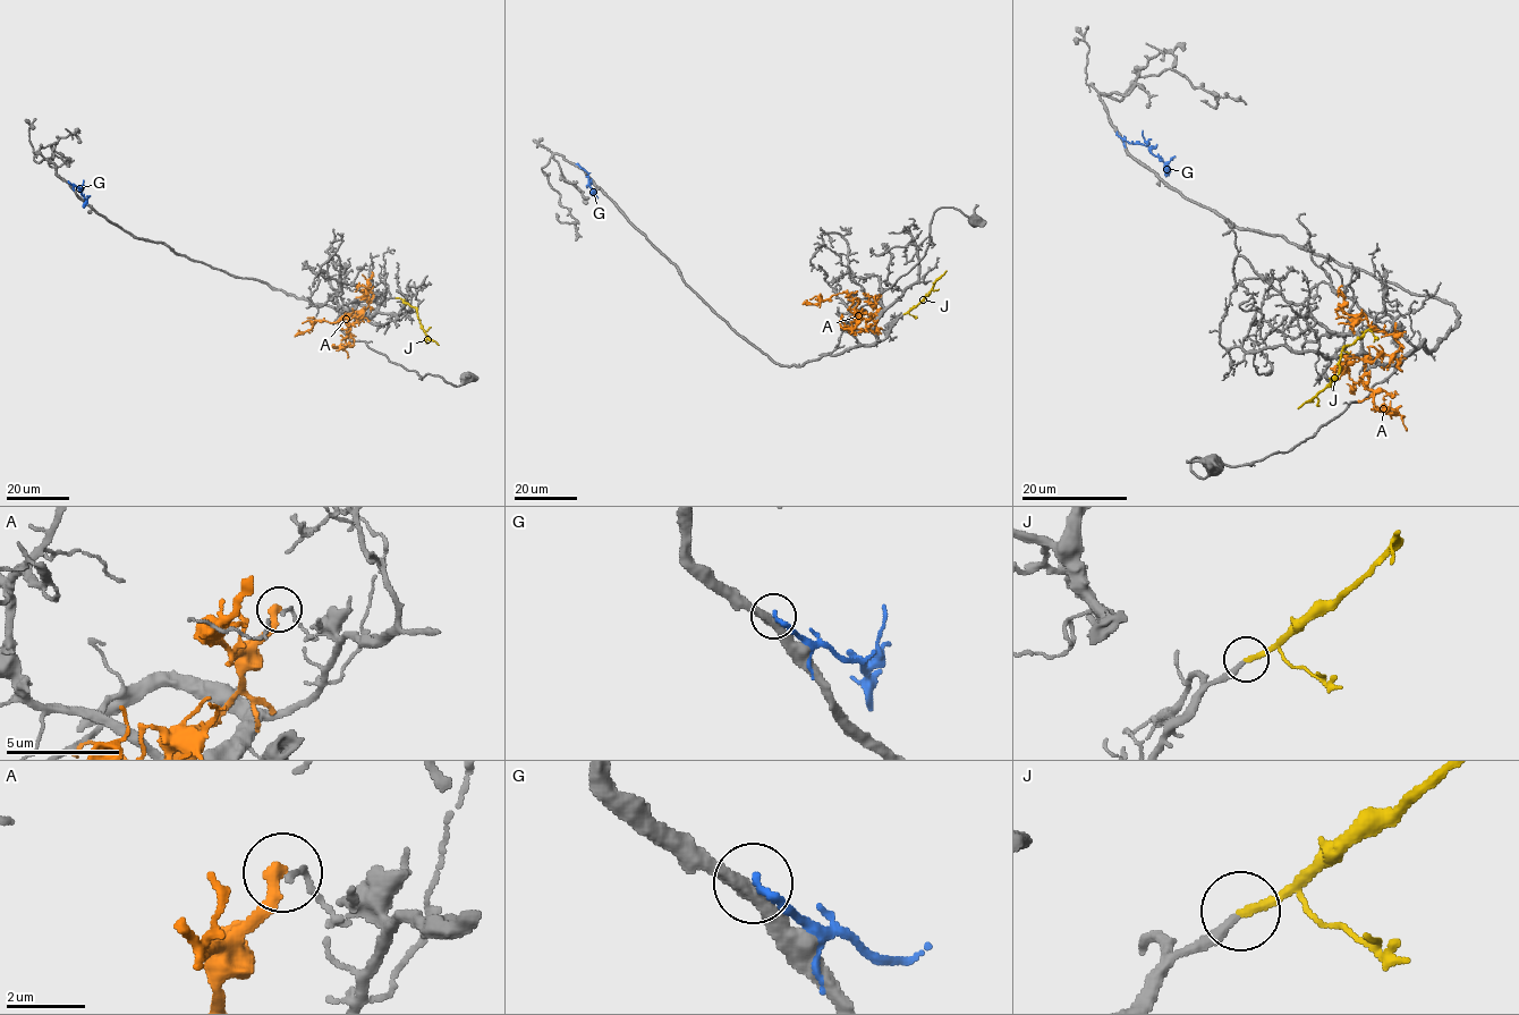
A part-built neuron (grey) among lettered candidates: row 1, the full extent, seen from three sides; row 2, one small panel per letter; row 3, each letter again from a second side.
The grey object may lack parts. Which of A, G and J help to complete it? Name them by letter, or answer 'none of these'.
J

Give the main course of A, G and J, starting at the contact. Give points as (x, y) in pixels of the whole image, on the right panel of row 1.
A: (1397, 324), (1400, 349), (1372, 363), (1348, 358), (1334, 369), (1348, 368), (1354, 395)
G: (1118, 133), (1133, 143), (1145, 144), (1164, 162), (1167, 176)
J: (1369, 329), (1341, 352), (1340, 372), (1297, 408)

